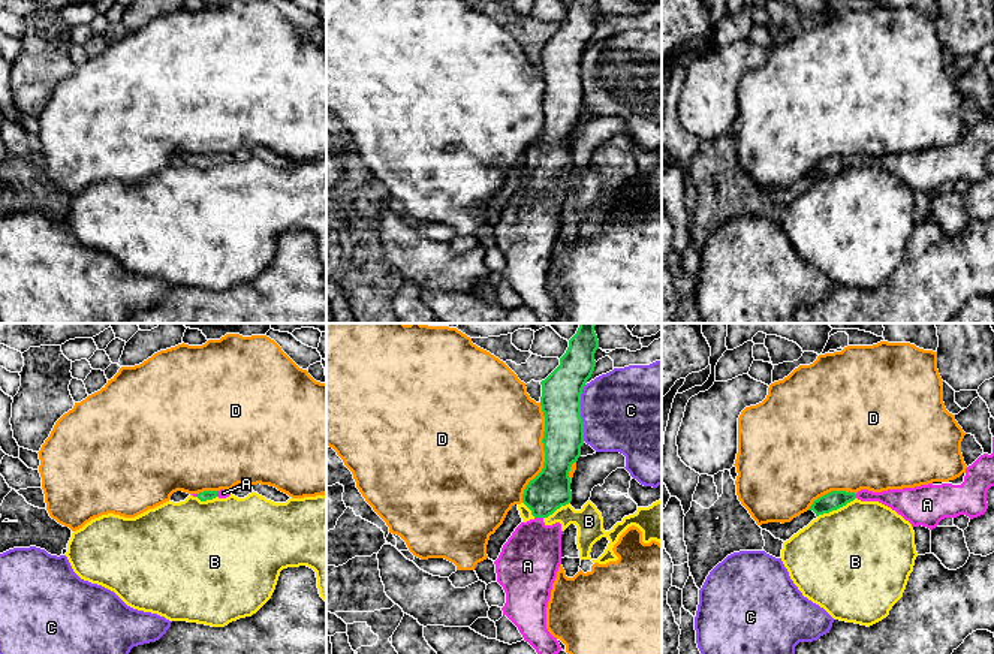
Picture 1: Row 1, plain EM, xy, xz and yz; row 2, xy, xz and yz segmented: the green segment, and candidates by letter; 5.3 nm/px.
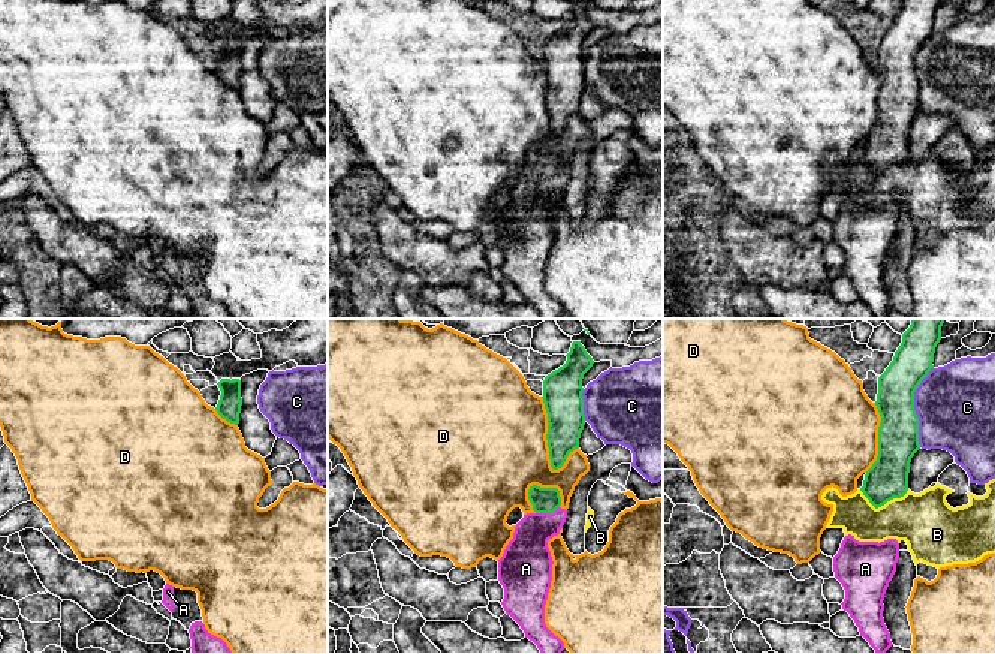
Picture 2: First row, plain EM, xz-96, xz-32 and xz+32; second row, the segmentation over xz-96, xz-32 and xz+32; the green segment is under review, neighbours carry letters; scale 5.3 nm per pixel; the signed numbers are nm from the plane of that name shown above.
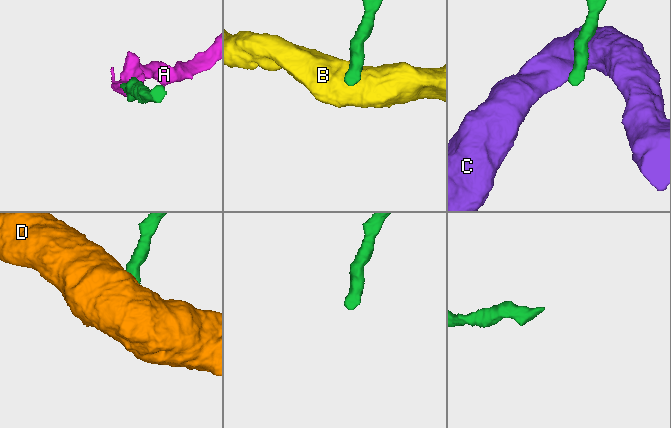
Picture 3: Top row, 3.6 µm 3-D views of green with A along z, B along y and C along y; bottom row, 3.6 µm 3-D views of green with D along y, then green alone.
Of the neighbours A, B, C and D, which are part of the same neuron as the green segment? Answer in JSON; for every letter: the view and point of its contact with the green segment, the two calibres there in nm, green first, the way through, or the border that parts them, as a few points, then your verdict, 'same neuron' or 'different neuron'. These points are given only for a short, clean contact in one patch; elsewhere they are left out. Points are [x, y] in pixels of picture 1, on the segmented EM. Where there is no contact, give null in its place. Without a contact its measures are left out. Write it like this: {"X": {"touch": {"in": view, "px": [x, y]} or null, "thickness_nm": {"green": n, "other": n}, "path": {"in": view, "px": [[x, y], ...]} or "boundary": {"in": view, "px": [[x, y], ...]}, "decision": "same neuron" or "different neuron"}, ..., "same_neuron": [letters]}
{"A": {"touch": {"in": "xz", "px": [539, 517]}, "thickness_nm": {"green": 220, "other": 320}, "path": {"in": "xz", "px": [[550, 490], [542, 497], [539, 517], [529, 561]]}, "decision": "same neuron"}, "B": {"touch": {"in": "yz", "px": [836, 509]}, "thickness_nm": {"green": 100, "other": 500}, "decision": "different neuron"}, "C": {"touch": {"in": "xz", "px": [580, 413]}, "thickness_nm": {"green": 220, "other": 460}, "decision": "different neuron"}, "D": {"touch": {"in": "xz", "px": [545, 452]}, "thickness_nm": {"green": 220, "other": 480}, "decision": "different neuron"}, "same_neuron": ["A"]}

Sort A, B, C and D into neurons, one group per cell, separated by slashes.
A / B D / C

